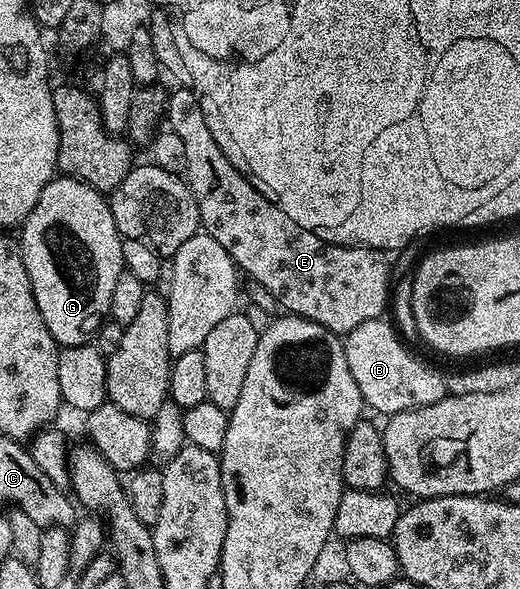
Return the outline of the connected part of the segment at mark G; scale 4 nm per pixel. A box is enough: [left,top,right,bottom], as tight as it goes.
[19,175,125,348]

